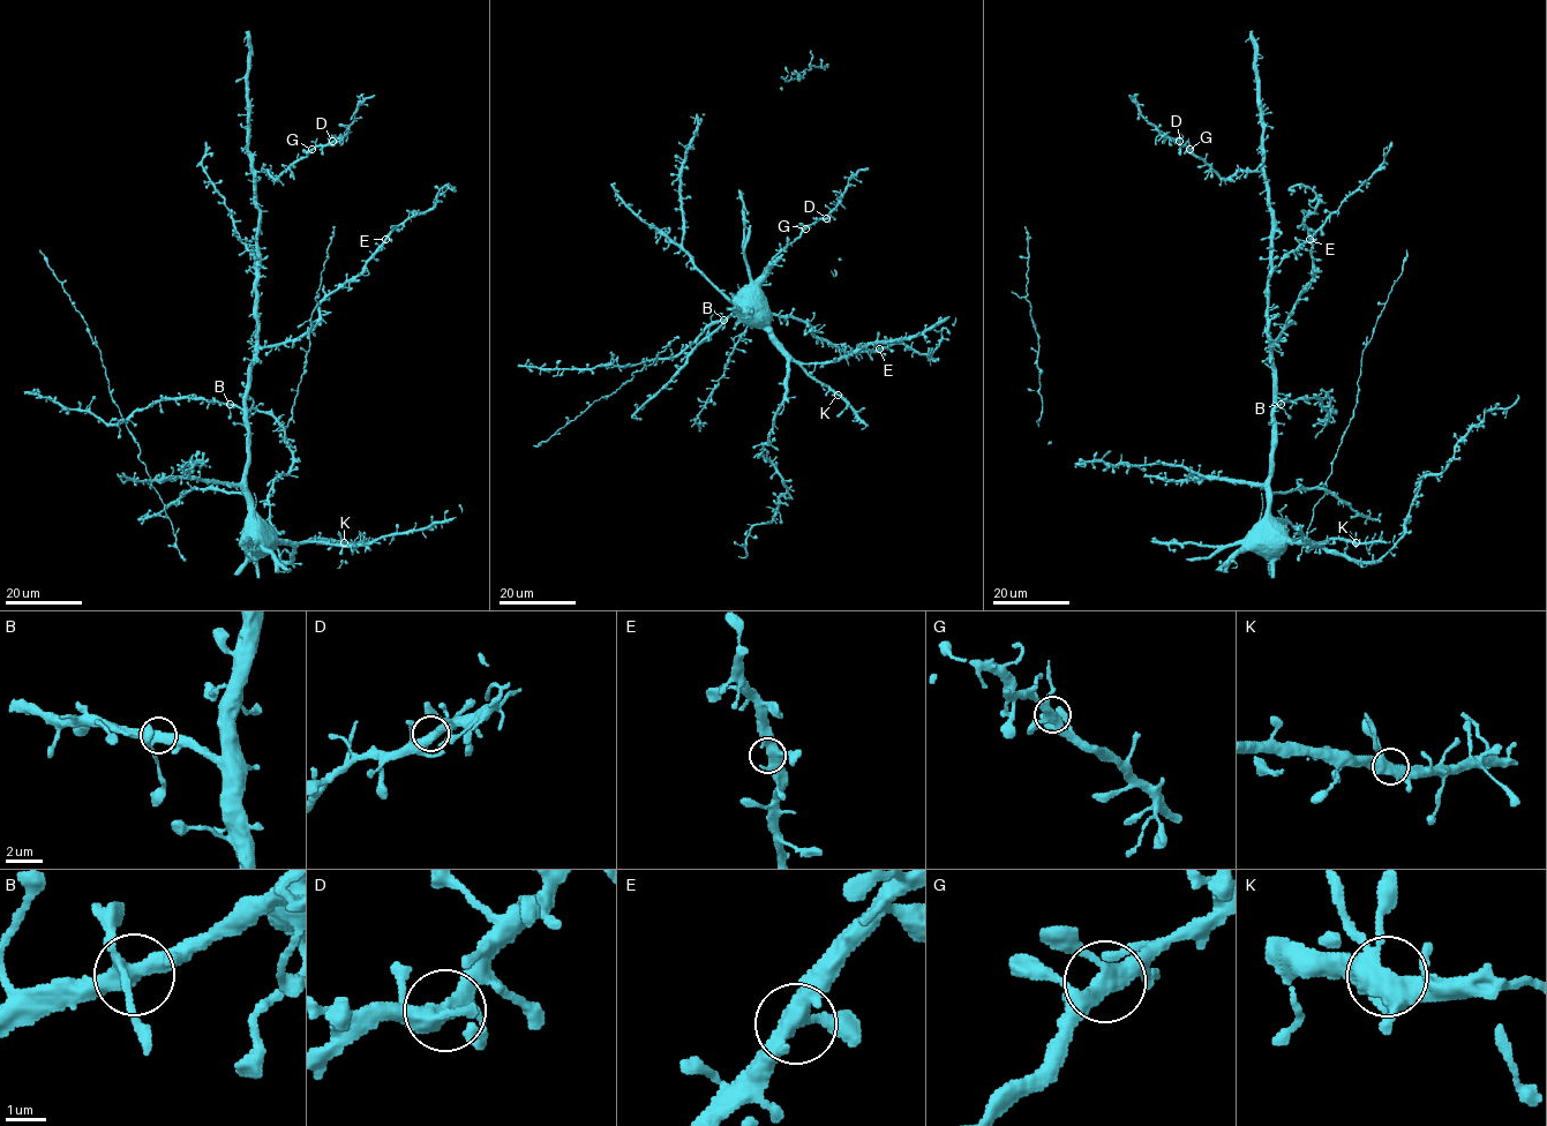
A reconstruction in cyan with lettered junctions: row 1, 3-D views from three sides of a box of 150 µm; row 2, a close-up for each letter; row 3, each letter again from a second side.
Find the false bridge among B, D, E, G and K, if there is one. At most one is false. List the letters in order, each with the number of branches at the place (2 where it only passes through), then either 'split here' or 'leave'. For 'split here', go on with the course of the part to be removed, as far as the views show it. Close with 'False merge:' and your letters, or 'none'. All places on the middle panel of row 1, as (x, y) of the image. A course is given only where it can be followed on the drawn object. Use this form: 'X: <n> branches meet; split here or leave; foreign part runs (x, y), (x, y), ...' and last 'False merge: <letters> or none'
B: 4 branches meet; leave
D: 3 branches meet; leave
E: 4 branches meet; leave
G: 3 branches meet; leave
K: 4 branches meet; leave
False merge: none

